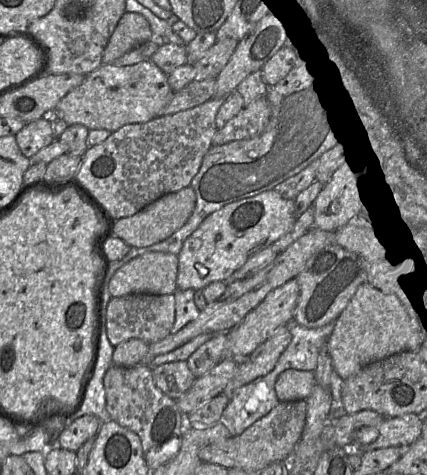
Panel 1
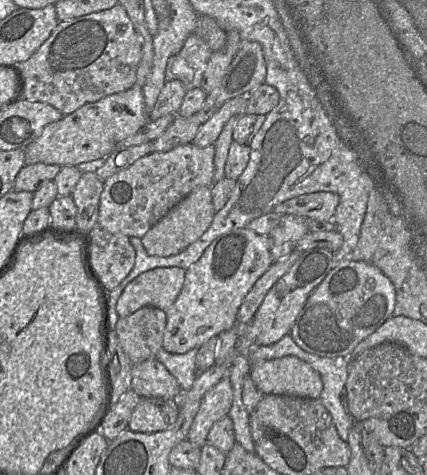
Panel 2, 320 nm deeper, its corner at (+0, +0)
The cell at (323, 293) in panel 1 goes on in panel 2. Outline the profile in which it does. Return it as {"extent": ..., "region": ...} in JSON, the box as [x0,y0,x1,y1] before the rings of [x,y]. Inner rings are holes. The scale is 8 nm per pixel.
{"extent":[290,260,395,357],"region":[[[344,260],[310,294],[290,334],[308,353],[349,357],[362,340],[393,316],[395,305],[395,287],[378,267],[366,261]]]}

